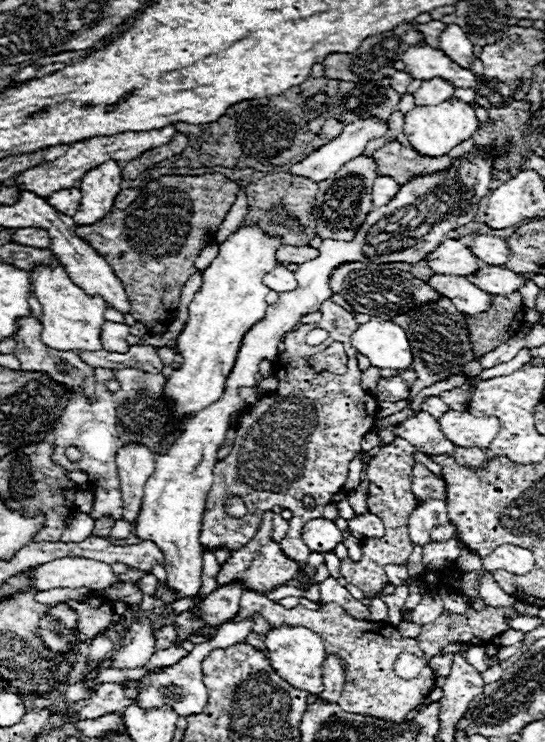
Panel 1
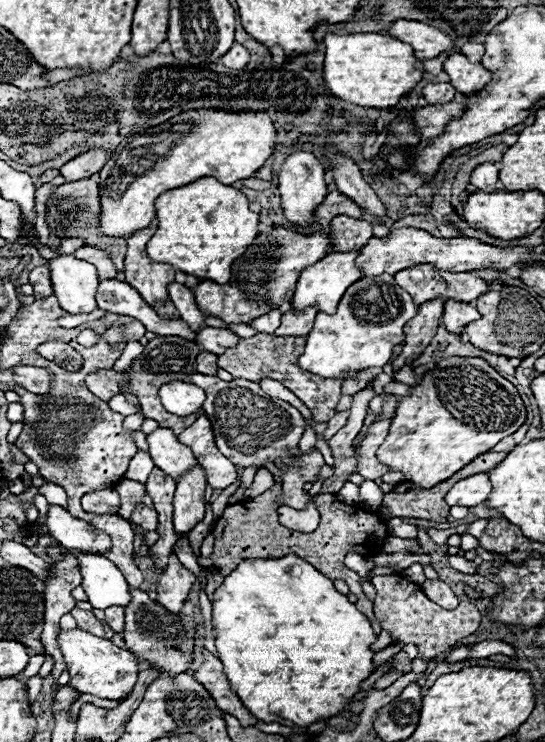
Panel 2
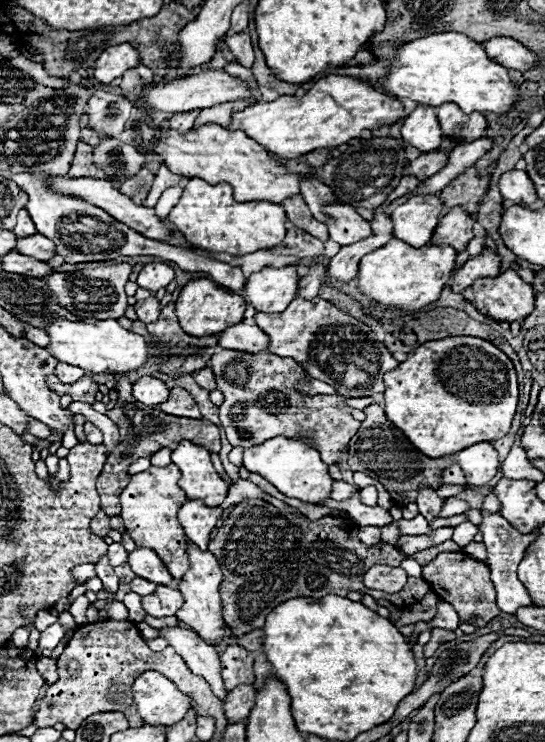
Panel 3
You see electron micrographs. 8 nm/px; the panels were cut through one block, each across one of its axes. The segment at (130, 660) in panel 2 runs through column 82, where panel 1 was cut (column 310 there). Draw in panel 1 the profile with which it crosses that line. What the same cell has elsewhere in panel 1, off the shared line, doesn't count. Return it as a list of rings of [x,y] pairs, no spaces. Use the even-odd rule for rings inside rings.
[[[304,626],[270,628],[266,638],[266,652],[270,654],[270,664],[274,666],[274,670],[278,670],[278,674],[294,688],[300,688],[308,694],[320,694],[324,690],[322,666],[326,660],[326,650],[324,650],[324,642],[316,632]]]

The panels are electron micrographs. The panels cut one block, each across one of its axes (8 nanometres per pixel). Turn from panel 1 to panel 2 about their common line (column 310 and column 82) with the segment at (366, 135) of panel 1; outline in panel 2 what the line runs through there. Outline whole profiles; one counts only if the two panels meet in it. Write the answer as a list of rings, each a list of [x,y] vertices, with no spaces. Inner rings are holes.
[[[98,148],[98,150],[88,150],[76,158],[72,158],[70,162],[66,162],[60,172],[62,176],[68,180],[68,182],[76,182],[76,180],[82,180],[82,178],[90,178],[94,174],[98,174],[104,164],[108,162],[108,152]]]

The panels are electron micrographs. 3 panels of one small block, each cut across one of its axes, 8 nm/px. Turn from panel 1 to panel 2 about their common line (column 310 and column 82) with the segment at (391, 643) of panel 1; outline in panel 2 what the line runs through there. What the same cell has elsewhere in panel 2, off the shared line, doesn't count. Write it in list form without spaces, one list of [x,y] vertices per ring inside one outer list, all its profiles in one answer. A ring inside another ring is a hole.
[[[74,608],[70,614],[76,618],[76,622],[78,622],[78,628],[80,628],[80,630],[92,632],[92,634],[94,634],[94,636],[98,636],[98,638],[102,638],[102,636],[106,634],[106,632],[104,632],[102,622],[100,622],[92,612],[88,612],[88,610],[80,610],[80,608]]]

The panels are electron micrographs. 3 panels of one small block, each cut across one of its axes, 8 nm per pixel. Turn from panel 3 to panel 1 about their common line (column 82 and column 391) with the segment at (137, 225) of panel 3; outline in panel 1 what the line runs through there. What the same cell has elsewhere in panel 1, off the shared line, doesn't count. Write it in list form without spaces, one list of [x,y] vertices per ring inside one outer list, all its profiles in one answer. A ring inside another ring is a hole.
[[[378,176],[374,182],[374,190],[372,190],[372,206],[374,208],[386,206],[398,194],[398,190],[400,190],[400,186],[394,182],[394,178]]]

